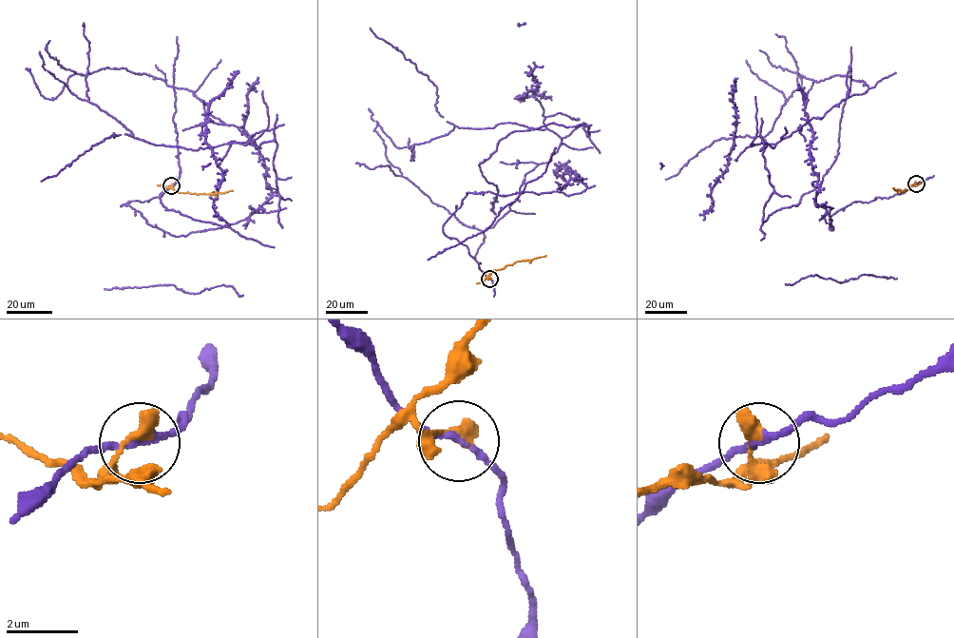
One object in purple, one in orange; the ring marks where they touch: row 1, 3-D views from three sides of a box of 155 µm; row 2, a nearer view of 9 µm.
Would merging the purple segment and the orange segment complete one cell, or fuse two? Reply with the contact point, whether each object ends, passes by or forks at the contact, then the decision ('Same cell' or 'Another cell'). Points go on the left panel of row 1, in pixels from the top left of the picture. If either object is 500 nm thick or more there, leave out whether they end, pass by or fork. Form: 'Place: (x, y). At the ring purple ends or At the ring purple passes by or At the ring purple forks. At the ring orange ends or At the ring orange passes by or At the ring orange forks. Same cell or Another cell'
Place: (171, 185). At the ring purple passes by. At the ring orange ends. Another cell

